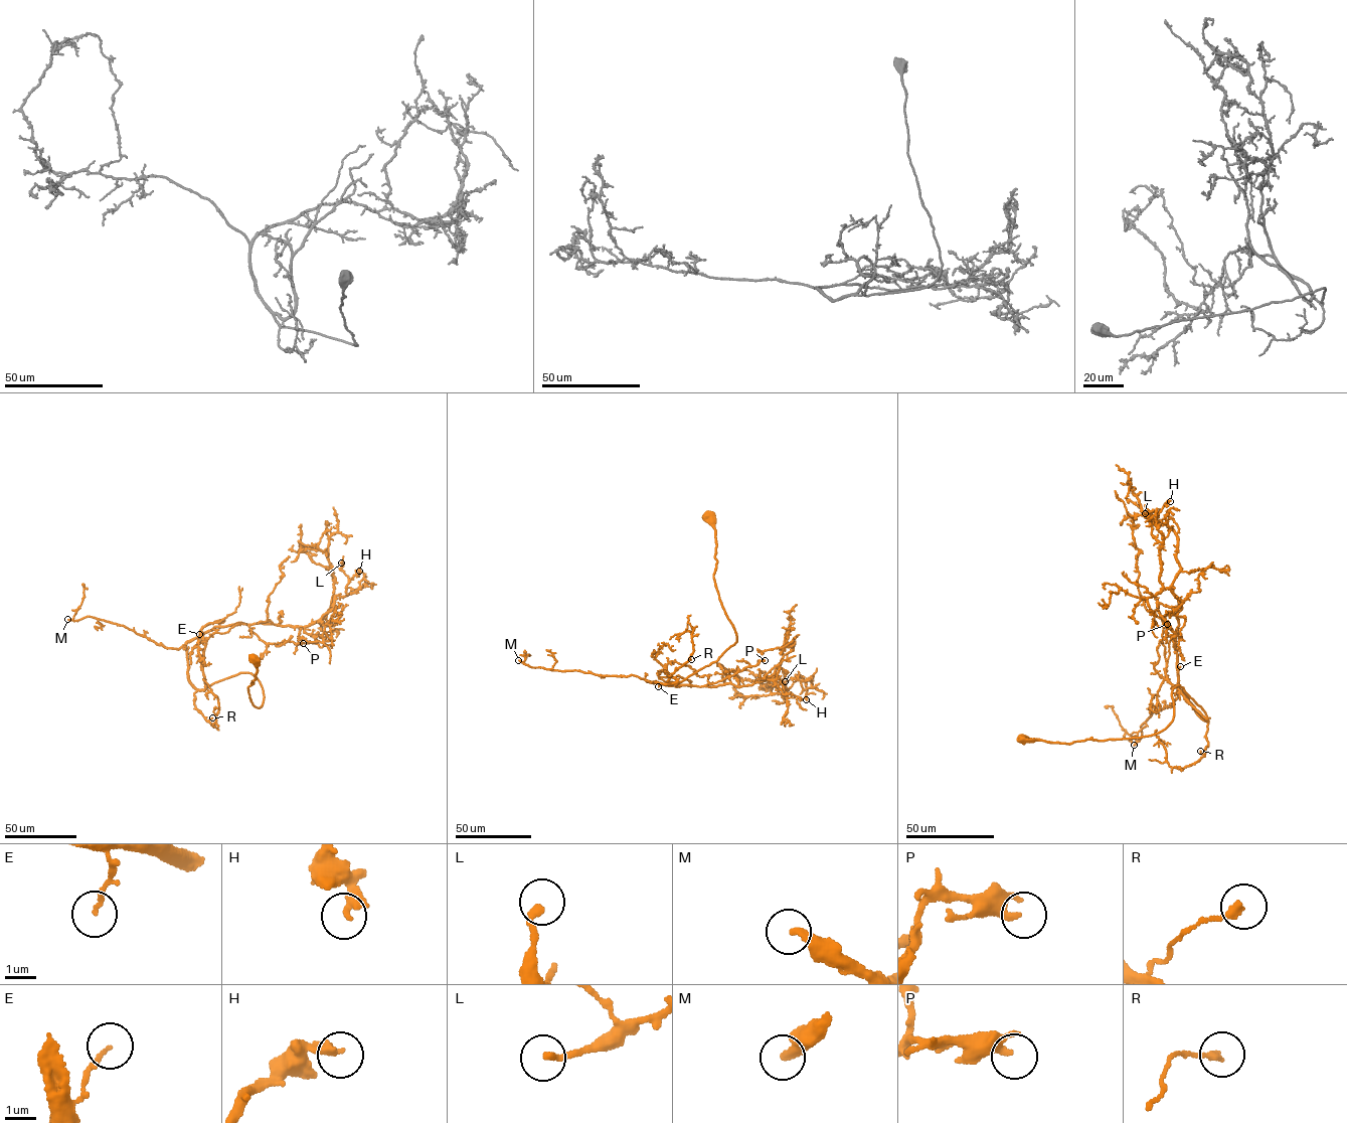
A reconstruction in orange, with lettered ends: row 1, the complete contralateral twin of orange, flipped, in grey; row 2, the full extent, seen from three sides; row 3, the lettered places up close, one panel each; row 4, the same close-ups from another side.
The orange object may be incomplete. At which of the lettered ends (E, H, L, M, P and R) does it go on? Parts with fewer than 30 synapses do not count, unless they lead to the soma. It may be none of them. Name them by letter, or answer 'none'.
M

